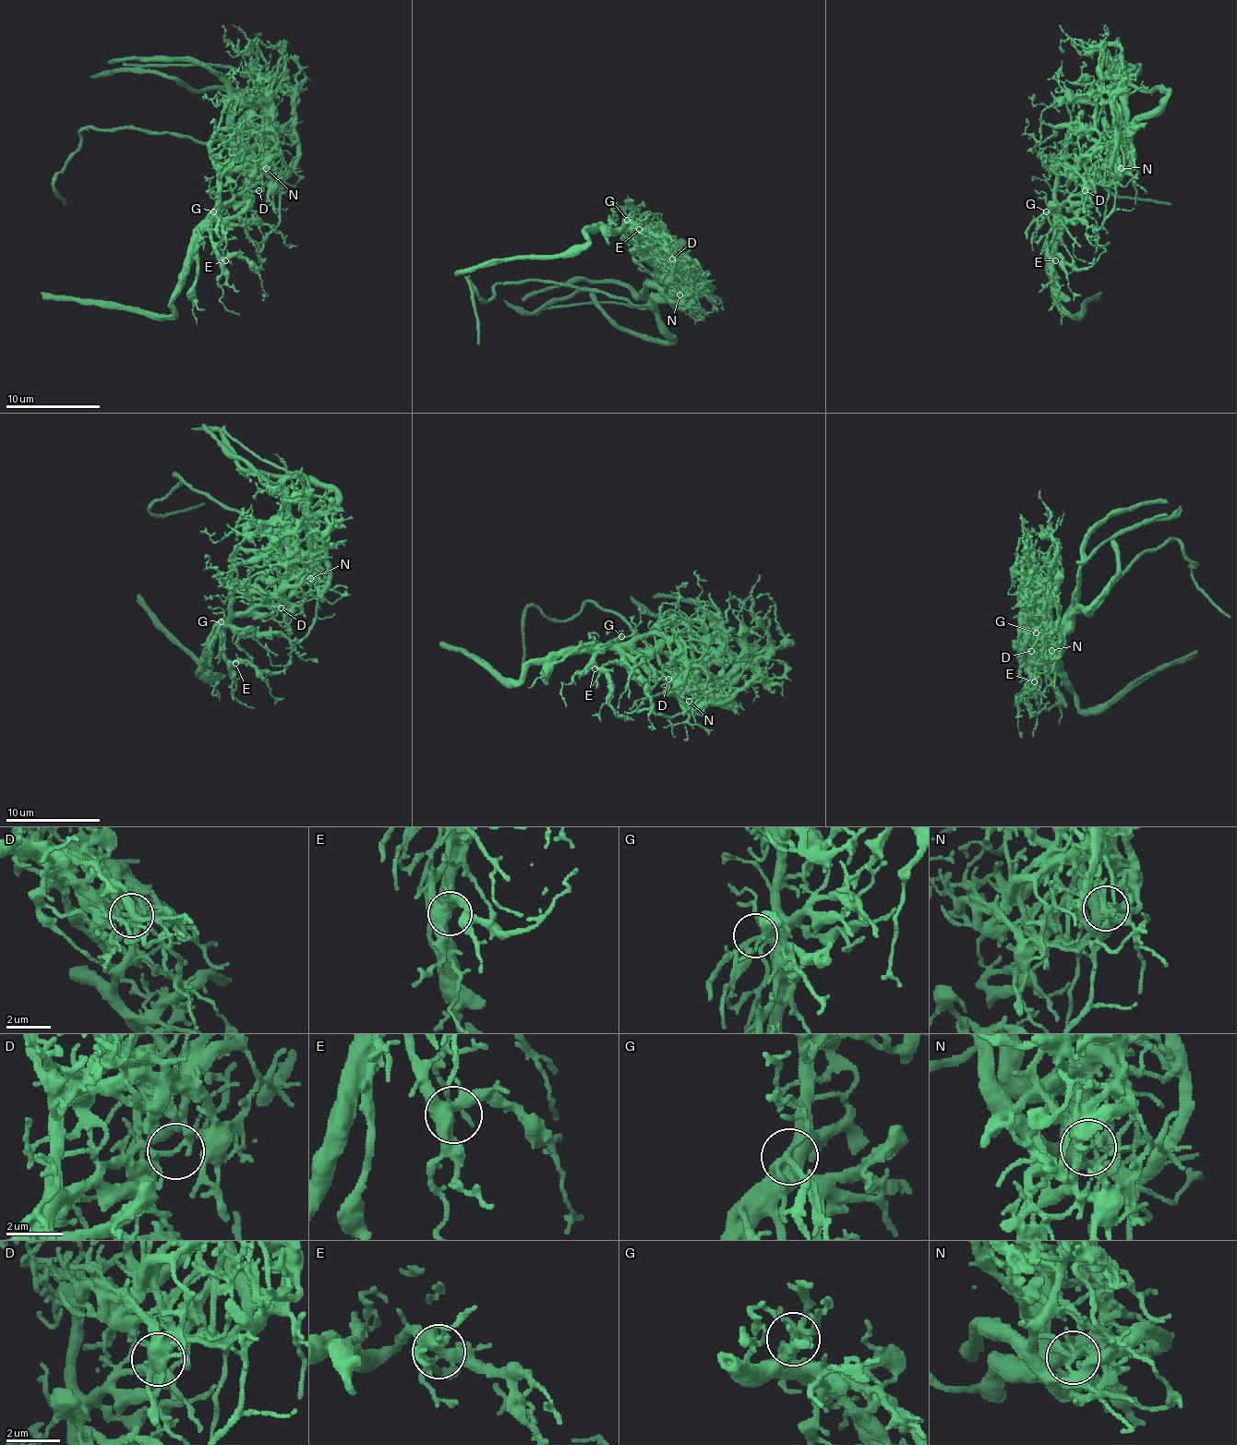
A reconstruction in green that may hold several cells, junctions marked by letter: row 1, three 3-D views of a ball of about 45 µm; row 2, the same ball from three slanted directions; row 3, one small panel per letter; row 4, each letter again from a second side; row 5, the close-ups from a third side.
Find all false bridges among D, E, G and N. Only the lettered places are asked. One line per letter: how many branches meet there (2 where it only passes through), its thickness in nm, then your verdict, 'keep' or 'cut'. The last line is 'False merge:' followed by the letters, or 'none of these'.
D: 4 branches meet; 180 nm thick; cut
E: 3 branches meet; 440 nm thick; keep
G: 4 branches meet; 200 nm thick; keep
N: 3 branches meet; 110 nm thick; cut
False merge: D, N

